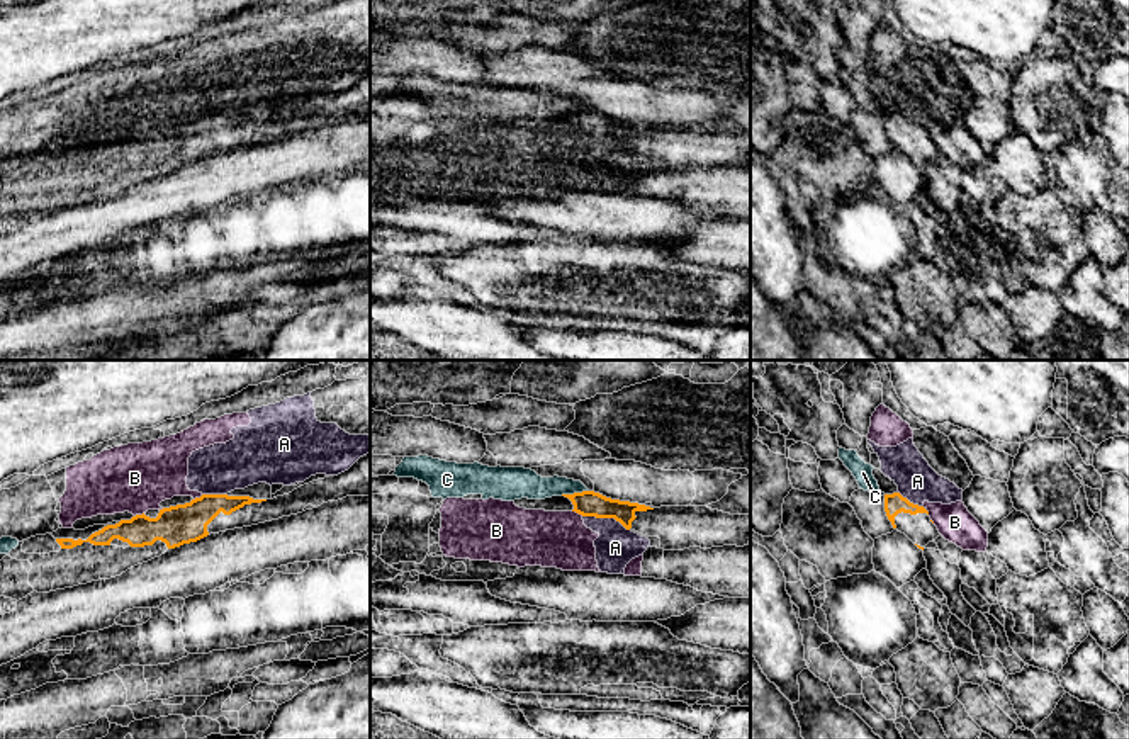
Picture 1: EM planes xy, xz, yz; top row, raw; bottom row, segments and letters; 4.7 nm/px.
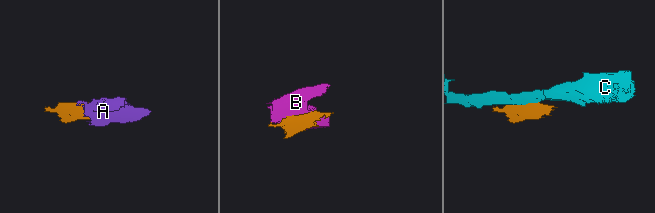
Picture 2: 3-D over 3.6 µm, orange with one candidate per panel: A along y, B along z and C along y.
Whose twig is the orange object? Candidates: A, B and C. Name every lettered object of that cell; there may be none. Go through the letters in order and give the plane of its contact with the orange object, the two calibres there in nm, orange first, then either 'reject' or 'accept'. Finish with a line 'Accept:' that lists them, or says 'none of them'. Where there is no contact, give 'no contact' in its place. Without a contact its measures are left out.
A: xz | 130/190 nm | reject
B: xz | 130/280 nm | reject
C: xz | 130/140 nm | reject
Accept: none of them

